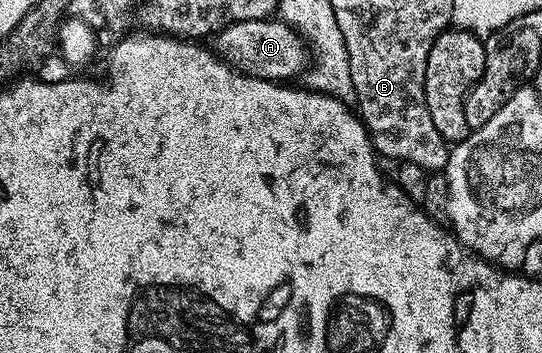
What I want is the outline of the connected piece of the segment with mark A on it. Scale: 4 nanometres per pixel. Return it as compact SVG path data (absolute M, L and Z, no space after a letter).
M281 19L233 21L230 25L223 25L213 40L213 48L227 65L239 73L261 77L263 81L285 82L290 79L286 77L303 68L308 55L302 37Z

